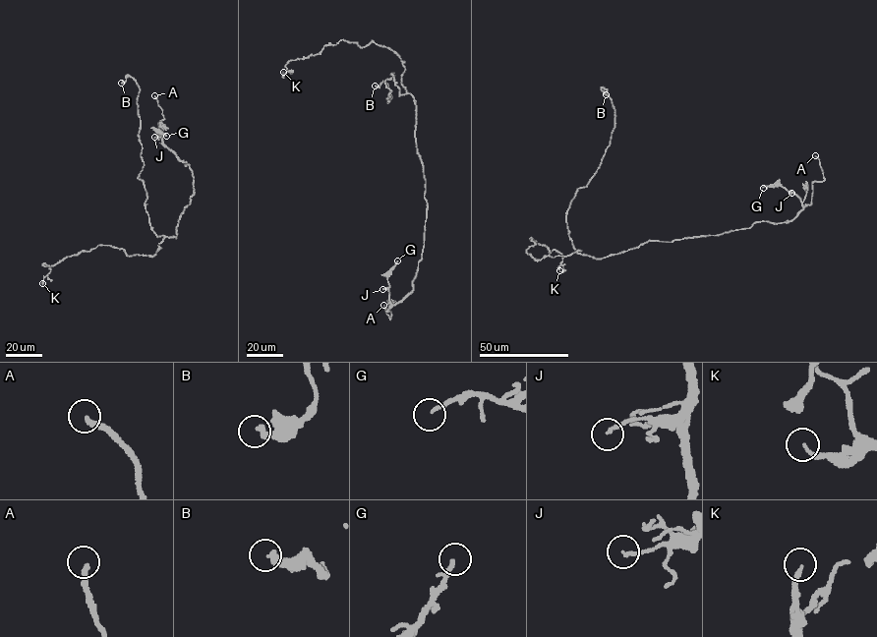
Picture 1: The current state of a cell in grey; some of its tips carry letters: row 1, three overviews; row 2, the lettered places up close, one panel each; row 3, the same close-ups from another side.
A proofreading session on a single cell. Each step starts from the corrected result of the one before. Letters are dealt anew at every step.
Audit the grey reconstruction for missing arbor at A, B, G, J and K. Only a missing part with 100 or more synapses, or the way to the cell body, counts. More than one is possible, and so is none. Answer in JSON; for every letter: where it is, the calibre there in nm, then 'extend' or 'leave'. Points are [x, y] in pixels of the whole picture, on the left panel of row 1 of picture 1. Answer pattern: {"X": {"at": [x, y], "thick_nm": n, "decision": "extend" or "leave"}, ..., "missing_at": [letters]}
{"A": {"at": [154, 95], "thick_nm": 260, "decision": "extend"}, "B": {"at": [121, 83], "thick_nm": 280, "decision": "leave"}, "G": {"at": [166, 136], "thick_nm": 180, "decision": "leave"}, "J": {"at": [154, 137], "thick_nm": 160, "decision": "leave"}, "K": {"at": [42, 283], "thick_nm": 190, "decision": "leave"}, "missing_at": ["A"]}

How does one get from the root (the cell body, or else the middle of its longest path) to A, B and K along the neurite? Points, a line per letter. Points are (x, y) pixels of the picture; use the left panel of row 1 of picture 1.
A: (177, 225), (190, 203), (194, 178), (189, 164), (185, 165), (161, 144), (158, 123), (164, 118), (154, 95)
B: (177, 225), (175, 238), (149, 225), (138, 177), (139, 86), (128, 75), (121, 83)
K: (177, 225), (175, 238), (164, 236), (152, 256), (97, 246), (44, 263), (50, 271), (42, 283)

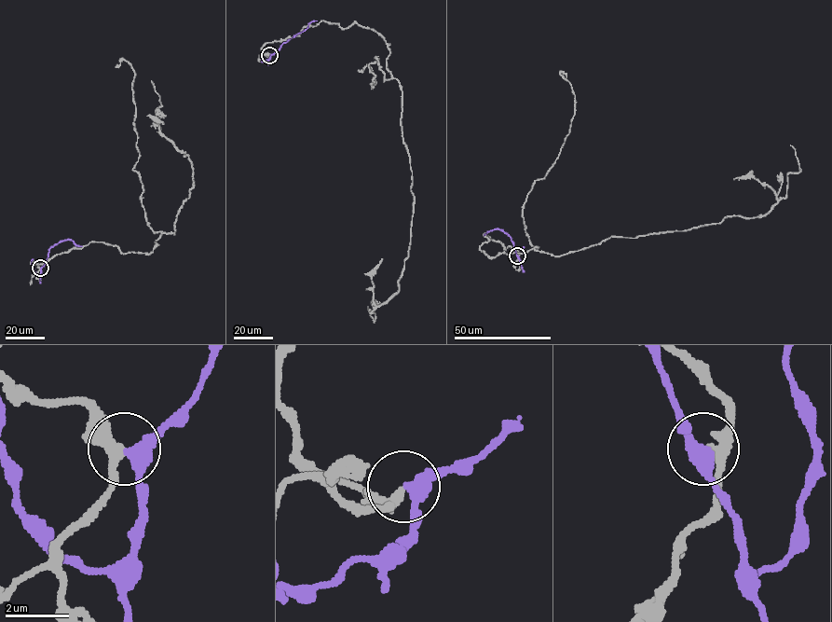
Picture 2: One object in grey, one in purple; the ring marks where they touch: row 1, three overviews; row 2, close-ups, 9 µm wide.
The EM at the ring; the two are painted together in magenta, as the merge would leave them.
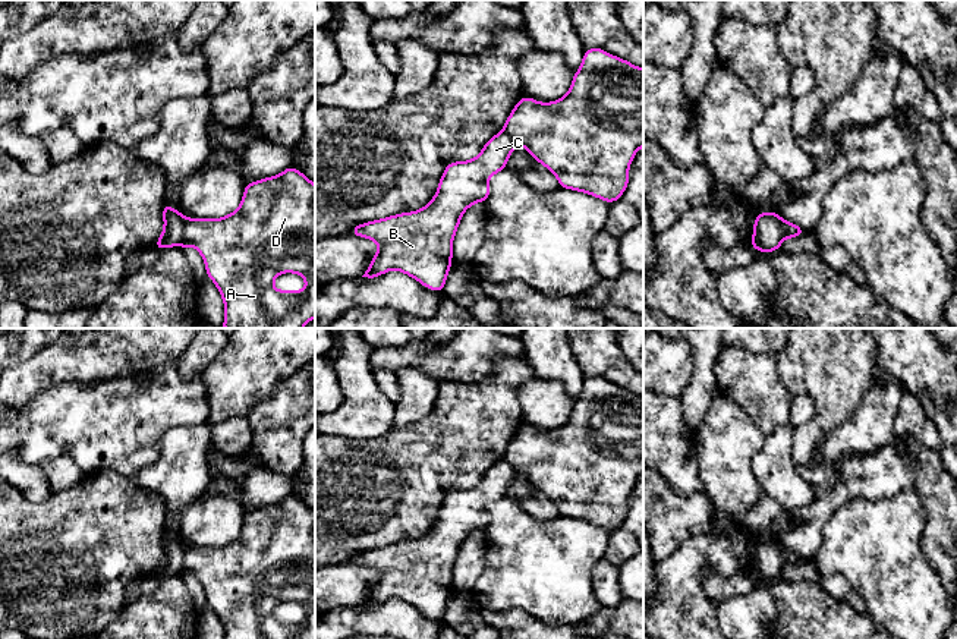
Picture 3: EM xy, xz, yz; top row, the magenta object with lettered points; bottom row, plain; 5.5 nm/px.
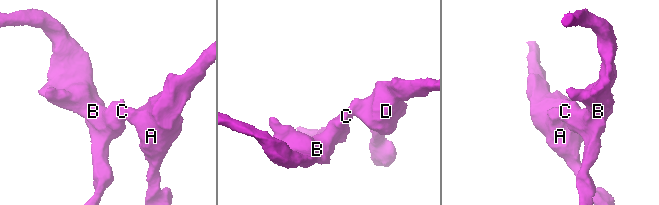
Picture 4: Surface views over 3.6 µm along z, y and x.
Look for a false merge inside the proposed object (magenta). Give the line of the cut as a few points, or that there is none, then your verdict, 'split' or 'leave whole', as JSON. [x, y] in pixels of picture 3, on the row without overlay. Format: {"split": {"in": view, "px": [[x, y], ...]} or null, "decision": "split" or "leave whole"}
{"split": {"in": "xy", "px": [[183, 545], [182, 570], [179, 573]]}, "decision": "split"}

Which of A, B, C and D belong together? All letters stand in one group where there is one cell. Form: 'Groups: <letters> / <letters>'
Groups: A D / B C

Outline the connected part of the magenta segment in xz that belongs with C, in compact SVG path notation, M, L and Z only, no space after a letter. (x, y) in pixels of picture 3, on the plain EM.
M498 460L478 485L447 492L426 535L355 554L352 563L378 572L362 605L374 607L397 598L429 618L443 620L462 542L470 533L485 531L491 522L488 506L506 497L514 473L509 462Z

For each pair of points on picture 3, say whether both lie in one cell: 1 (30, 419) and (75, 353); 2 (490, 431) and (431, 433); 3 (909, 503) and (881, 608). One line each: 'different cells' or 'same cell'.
1: different cells
2: same cell
3: same cell

